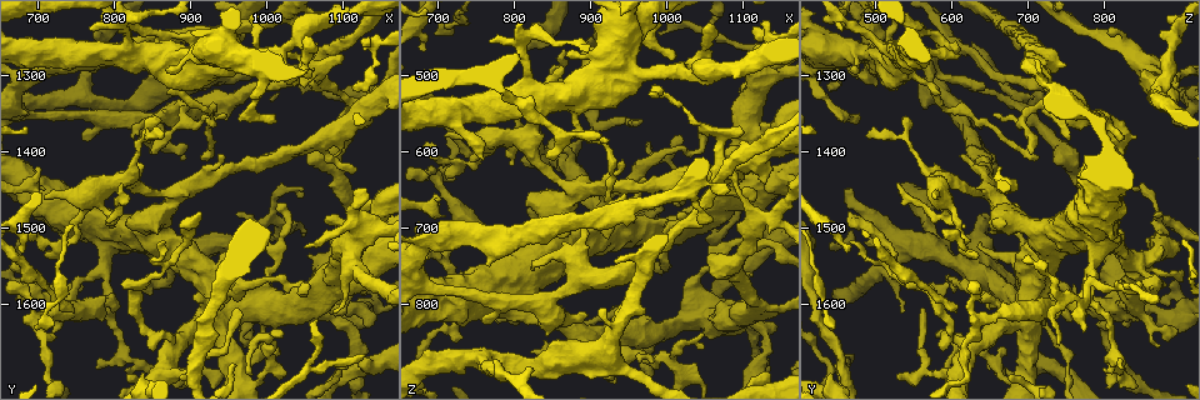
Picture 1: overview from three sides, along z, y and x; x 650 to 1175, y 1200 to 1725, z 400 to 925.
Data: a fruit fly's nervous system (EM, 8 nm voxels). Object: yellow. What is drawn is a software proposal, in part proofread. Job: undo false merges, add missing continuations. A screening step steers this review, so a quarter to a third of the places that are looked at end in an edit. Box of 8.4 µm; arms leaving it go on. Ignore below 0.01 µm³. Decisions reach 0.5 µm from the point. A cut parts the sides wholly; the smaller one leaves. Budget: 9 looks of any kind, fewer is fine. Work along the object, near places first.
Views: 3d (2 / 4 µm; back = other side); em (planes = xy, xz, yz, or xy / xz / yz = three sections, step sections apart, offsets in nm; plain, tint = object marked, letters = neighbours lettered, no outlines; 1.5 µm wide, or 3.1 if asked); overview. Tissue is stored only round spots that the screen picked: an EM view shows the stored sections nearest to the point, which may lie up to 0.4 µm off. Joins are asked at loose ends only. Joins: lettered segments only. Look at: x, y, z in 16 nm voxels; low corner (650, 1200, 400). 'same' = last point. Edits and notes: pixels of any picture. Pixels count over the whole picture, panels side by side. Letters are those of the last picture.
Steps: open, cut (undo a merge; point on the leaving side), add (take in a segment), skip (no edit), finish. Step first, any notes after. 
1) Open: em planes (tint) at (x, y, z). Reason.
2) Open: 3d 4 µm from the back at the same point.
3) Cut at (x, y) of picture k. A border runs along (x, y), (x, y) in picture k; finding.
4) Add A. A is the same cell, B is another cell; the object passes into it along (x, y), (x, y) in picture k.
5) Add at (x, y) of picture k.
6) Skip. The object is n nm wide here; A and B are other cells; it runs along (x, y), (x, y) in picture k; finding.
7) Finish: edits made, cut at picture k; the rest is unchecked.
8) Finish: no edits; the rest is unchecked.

Open: em planes (tint) at (1000, 1685, 655). Sharp bend.

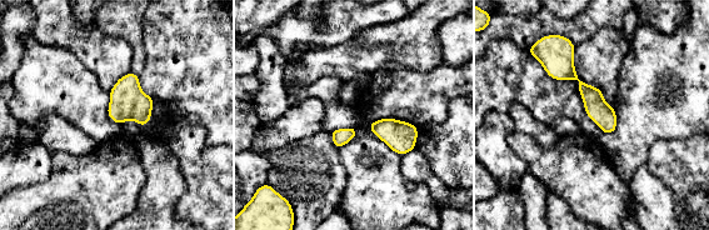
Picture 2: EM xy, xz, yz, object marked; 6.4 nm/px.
Open: em planes (letters) at the same point. See the neighbours.

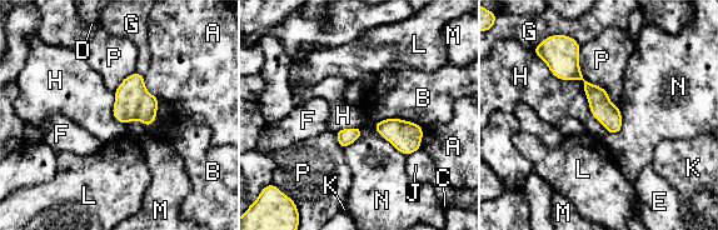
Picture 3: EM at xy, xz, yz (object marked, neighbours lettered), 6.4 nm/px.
Skip. The longest contact is with H, 650 nm; A, B, C, D, E, F, G, H, J, K, L, M, N and P are other cells; it runs along (573, 49), (573, 69), (616, 129) in picture 3; one neuron here.

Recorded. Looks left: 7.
Open: em yz step 8 (tint) at (760, 1570, 790). Sudden change in width.

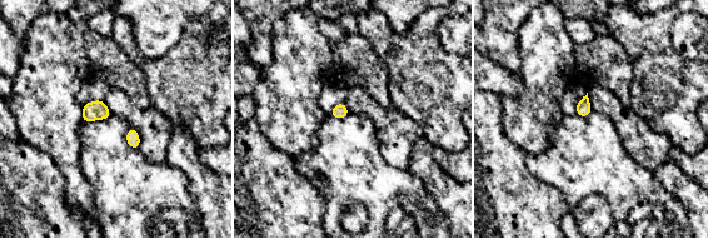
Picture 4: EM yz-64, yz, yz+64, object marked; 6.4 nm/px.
Open: em planes (letters) at the same point. Another direction.

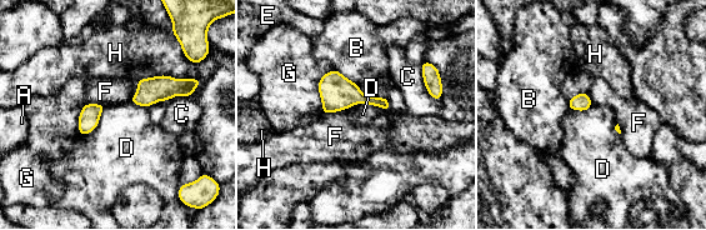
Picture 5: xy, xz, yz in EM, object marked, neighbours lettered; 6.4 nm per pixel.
Skip. The longest contact is with H, 400 nm; A, B, C, D, E, F, G and H are other cells; a border runs along (345, 109), (372, 104), (386, 111) in picture 5; all the same neuron.

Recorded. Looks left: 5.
Open: em planes (letters) at (885, 1545, 835). Abrupt turn.

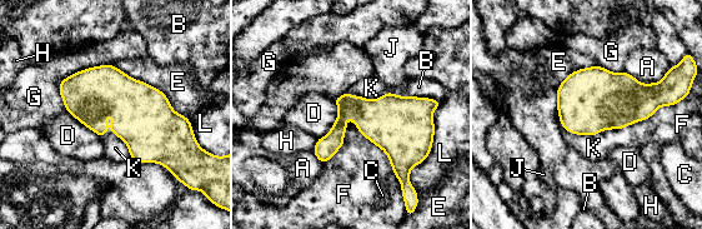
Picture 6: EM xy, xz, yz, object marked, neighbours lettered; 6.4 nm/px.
Skip. A, B, C, D, E, F, G, H, J, K and L are other cells; one neuron here.

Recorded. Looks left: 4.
Open: em planes (letters) at (960, 1675, 450). Tapers out.

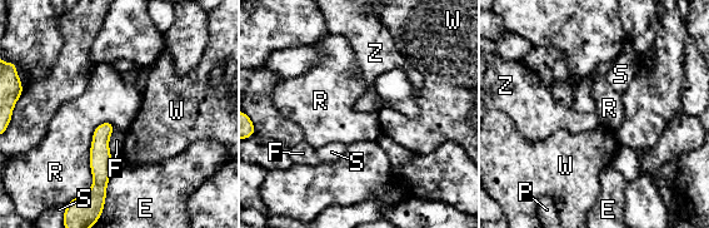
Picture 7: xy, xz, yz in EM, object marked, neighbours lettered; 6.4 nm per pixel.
Skip. E, F, P, R, S, W and Z are other cells; a border runs along (110, 122), (93, 133), (83, 194) in picture 7; no lettered segment goes on from it.

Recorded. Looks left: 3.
Finish: no edits; the rest is unchecked.

